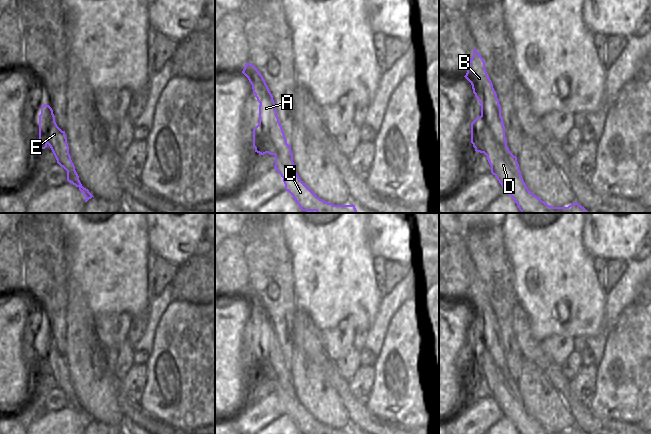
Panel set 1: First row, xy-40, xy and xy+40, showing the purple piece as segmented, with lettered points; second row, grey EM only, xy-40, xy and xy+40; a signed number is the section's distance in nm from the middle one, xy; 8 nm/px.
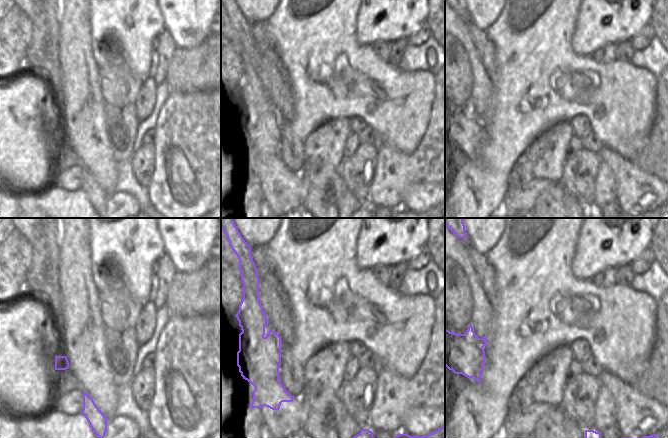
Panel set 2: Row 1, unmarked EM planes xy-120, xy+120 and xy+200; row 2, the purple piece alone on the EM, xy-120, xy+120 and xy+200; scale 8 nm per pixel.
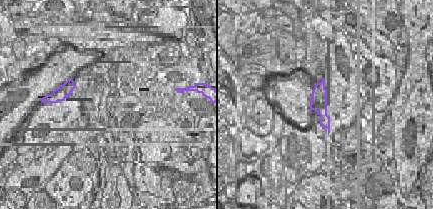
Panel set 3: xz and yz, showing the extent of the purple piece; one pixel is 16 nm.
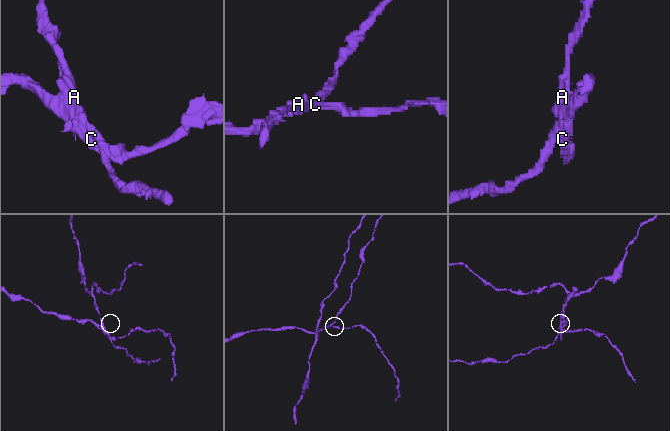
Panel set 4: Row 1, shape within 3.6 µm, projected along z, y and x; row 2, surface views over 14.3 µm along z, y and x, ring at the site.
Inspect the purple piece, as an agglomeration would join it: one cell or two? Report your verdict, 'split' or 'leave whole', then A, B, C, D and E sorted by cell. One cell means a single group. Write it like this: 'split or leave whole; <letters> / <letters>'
split; A B E / C D

